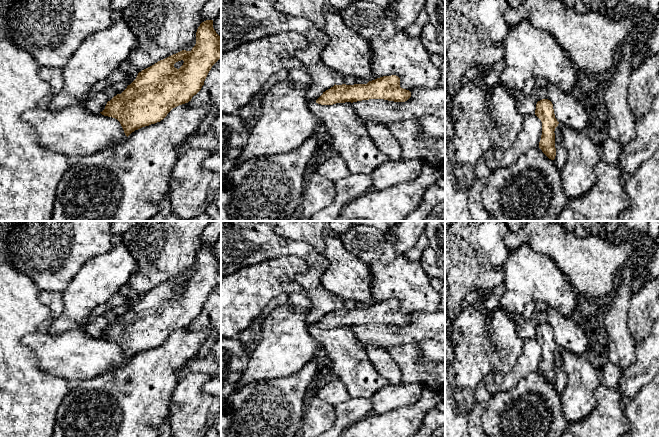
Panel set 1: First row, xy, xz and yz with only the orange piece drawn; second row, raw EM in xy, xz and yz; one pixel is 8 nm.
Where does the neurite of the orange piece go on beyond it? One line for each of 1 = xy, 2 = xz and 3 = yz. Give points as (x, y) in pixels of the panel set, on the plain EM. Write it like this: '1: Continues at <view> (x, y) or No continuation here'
1: No continuation here
2: No continuation here
3: No continuation here

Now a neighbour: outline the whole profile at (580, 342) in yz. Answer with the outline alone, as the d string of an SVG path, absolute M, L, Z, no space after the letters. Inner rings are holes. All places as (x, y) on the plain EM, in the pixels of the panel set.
M547 308L526 320L521 315L510 314L515 321L517 334L521 339L535 338L536 328L542 323L548 323L553 328L555 342L559 348L567 349L582 355L592 348L592 339L579 325L575 318L566 318L554 308Z

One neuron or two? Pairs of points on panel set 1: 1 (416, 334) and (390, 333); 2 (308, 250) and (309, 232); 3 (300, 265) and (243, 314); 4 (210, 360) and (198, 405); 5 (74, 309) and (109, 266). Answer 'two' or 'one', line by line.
1: one
2: two
3: one
4: one
5: one

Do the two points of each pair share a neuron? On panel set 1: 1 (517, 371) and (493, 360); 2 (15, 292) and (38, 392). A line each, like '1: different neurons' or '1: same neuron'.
1: different neurons
2: same neuron

